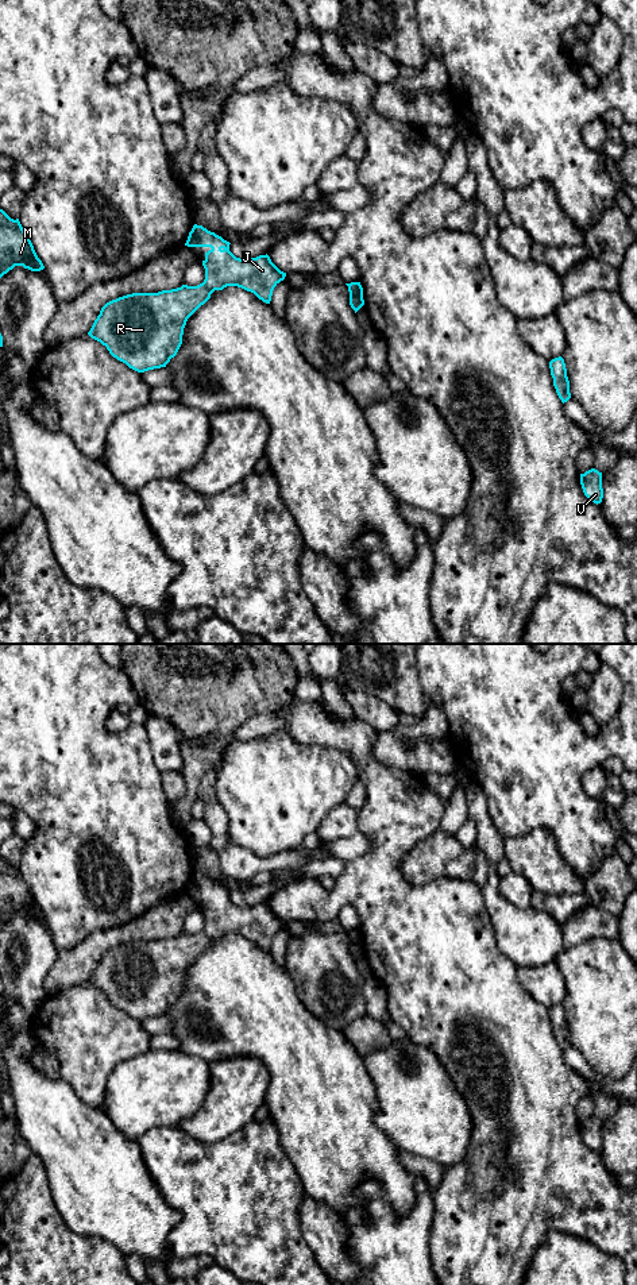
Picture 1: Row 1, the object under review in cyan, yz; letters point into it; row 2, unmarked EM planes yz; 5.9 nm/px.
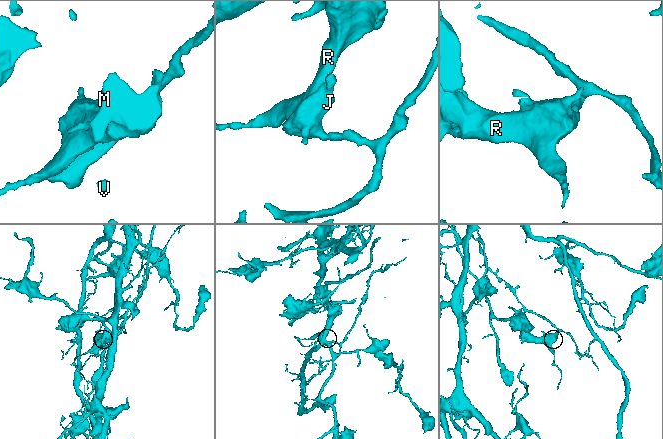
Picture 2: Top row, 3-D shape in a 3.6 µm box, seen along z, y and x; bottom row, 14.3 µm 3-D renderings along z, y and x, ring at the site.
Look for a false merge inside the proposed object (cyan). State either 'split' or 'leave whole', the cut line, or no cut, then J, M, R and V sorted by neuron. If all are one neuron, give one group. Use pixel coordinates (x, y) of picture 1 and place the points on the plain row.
split; cut in yz along (350, 942), (362, 944); J M R / V

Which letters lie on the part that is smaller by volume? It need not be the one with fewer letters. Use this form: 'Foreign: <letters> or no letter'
Foreign: V

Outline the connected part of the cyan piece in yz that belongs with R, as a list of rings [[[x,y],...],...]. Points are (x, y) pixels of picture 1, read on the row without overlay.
[[[194,872],[185,894],[211,896],[202,908],[204,930],[197,934],[182,933],[158,941],[132,941],[112,948],[101,956],[88,983],[105,993],[113,1006],[138,1020],[144,1020],[166,1015],[170,1007],[177,1003],[188,966],[211,946],[215,938],[238,934],[270,952],[274,935],[285,927],[286,921],[281,919],[267,902],[251,907],[236,906],[229,899],[229,892],[215,880]]]

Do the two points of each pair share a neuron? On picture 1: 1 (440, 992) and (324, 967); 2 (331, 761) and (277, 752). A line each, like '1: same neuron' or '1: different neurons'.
1: different neurons
2: same neuron

